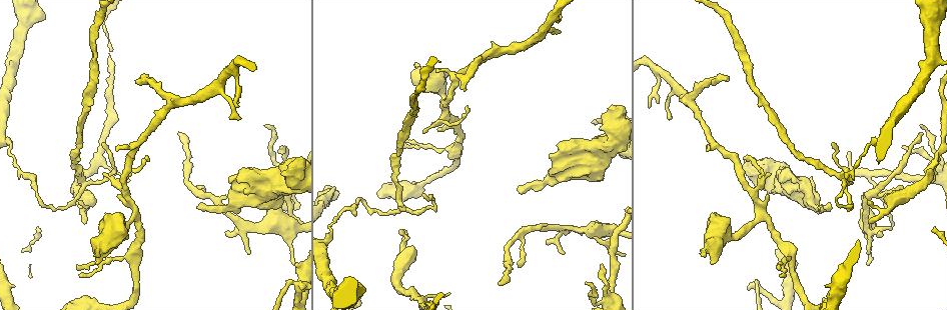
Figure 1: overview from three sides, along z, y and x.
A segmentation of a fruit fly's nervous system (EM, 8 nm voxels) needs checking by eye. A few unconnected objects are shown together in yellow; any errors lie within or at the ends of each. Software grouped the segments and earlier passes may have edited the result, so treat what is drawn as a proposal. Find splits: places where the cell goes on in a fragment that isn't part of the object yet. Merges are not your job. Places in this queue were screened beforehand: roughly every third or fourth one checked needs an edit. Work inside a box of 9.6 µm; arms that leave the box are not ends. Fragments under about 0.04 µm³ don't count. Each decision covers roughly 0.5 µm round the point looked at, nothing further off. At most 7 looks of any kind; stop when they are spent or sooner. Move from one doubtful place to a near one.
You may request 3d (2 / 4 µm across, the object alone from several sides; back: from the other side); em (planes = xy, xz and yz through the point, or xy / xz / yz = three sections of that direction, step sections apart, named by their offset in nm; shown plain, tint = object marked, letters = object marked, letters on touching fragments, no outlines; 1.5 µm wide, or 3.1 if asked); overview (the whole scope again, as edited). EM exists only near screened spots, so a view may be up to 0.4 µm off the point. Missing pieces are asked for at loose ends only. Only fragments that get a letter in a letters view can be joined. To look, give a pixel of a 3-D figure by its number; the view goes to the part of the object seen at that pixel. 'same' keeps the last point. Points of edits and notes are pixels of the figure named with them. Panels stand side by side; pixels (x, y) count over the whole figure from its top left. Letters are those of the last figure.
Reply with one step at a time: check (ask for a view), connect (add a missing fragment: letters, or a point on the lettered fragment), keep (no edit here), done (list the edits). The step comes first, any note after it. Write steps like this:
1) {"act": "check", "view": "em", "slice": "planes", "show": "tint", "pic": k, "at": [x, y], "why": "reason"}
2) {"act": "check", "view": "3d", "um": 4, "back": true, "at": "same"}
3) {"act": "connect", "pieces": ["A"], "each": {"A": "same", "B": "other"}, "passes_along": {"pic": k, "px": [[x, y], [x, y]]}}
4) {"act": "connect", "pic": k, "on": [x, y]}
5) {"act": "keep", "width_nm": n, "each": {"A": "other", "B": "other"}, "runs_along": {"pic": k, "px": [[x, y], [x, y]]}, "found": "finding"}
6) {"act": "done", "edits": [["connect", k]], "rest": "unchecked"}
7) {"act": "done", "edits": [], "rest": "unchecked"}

{"act": "check", "view": "em", "slice": "planes", "show": "letters", "pic": 1, "at": [83, 222], "why": "branch stops here"}

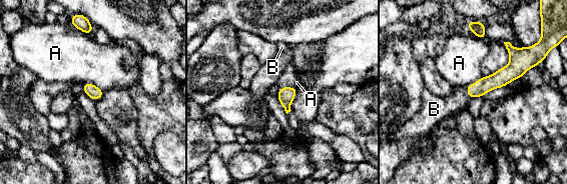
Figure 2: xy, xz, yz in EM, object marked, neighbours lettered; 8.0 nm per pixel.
{"act": "connect", "pieces": ["B"], "each": {"A": "other", "B": "same"}, "passes_along": {"pic": 2, "px": [[286, 95], [286, 87], [287, 79]]}, "found": "it goes on there"}

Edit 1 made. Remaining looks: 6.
{"act": "check", "view": "em", "slice": "planes", "show": "plain", "pic": 1, "at": [502, 285], "why": "branch stops here"}

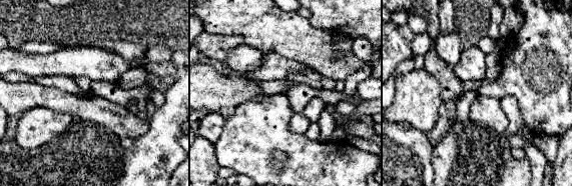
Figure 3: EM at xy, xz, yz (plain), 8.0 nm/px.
{"act": "check", "view": "em", "slice": "planes", "show": "letters", "at": "same"}

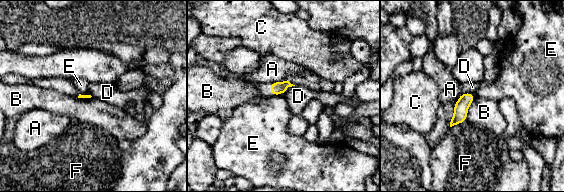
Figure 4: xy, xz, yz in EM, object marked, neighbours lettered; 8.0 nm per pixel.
{"act": "keep", "longest_contact_nm": ["B", 200], "each": {"A": "other", "B": "other", "C": "other", "D": "other", "E": "other", "F": "other"}, "border": {"pic": 4, "px": [[476, 96], [469, 106], [466, 119]]}, "found": "none of them fits"}

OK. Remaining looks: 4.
{"act": "check", "view": "3d", "um": 4, "pic": 1, "at": [143, 76], "why": "branch stops here"}

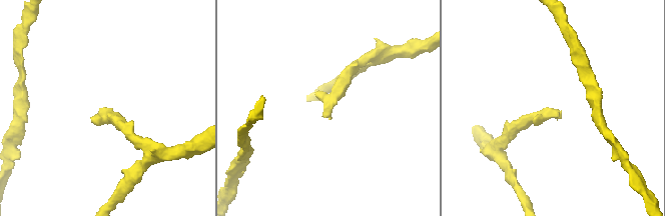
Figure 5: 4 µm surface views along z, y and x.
{"act": "check", "view": "em", "slice": "planes", "show": "letters", "pic": 5, "at": [560, 113]}

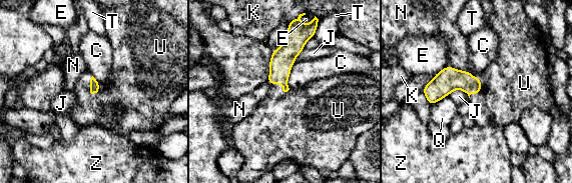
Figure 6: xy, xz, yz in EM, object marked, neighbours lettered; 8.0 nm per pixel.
{"act": "connect", "pieces": ["U"], "each": {"C": "other", "E": "other", "J": "other", "K": "other", "N": "other", "Q": "other", "T": "other", "U": "same", "Z": "other"}, "passes_along": {"pic": 6, "px": [[451, 79], [480, 90], [511, 87]]}, "found": "the cell continues"}

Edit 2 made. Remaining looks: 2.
{"act": "done", "edits": [["connect", 2], ["connect", 6]], "rest": "unchecked"}

